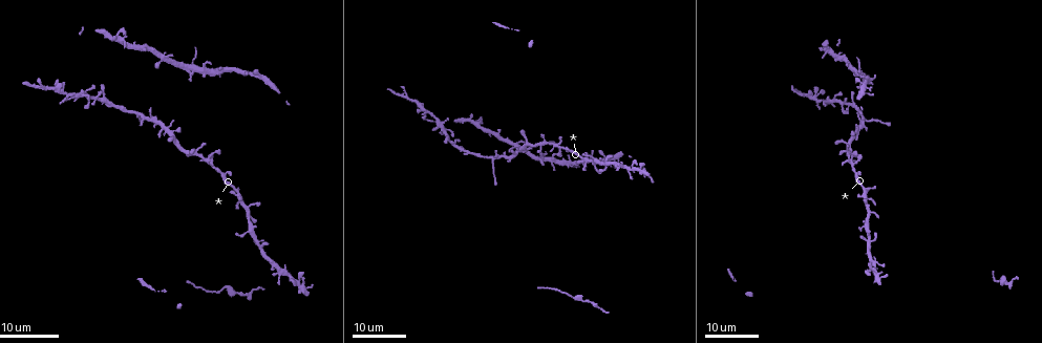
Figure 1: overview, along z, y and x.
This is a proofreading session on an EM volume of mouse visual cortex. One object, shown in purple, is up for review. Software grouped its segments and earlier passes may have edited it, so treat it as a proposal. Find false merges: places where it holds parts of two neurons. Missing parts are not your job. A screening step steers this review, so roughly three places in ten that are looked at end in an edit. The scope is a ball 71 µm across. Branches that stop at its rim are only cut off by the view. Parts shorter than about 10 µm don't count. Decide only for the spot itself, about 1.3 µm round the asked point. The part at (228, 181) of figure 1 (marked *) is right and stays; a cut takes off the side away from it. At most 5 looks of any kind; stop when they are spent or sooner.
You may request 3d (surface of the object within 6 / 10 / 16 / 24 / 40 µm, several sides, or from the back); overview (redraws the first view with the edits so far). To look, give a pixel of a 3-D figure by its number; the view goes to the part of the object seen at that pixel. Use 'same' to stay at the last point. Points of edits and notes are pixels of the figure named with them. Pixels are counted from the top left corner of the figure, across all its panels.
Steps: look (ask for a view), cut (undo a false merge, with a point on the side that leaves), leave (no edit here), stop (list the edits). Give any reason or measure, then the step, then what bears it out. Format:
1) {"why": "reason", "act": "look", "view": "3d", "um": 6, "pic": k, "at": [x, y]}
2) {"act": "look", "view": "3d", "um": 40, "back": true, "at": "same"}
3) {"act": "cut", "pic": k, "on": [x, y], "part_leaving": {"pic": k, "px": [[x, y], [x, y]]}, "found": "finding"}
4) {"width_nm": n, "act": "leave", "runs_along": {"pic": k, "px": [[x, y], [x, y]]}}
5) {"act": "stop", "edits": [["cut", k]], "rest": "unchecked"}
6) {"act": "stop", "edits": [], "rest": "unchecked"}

{"why": "four arms meet", "act": "look", "view": "3d", "um": 16, "pic": 1, "at": [627, 171]}

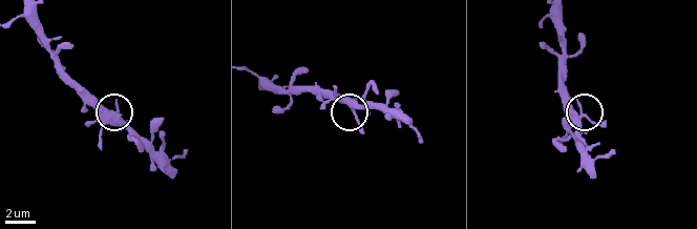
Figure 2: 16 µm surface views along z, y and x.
{"why": "closer look", "act": "look", "view": "3d", "um": 6, "pic": 2, "at": [353, 110]}

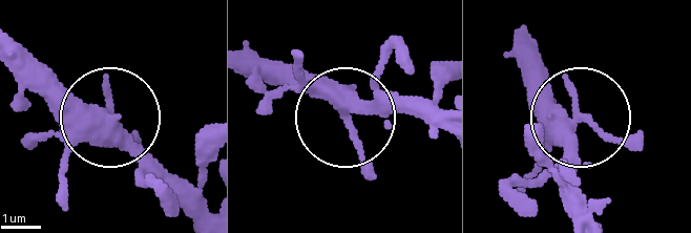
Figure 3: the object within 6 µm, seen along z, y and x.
{"act": "leave", "runs_along": {"pic": 3, "px": [[18, 42], [199, 212]]}, "found": "one neuron here"}

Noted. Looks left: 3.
{"act": "look", "view": "3d", "um": 16, "pic": 1, "at": [865, 224]}

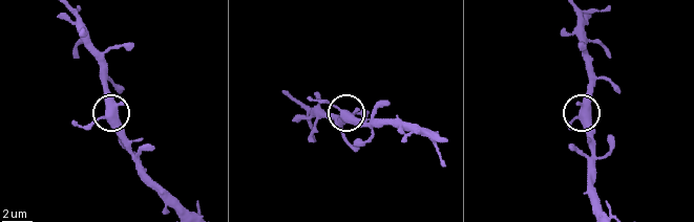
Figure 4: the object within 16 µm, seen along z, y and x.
{"why": "zoom in", "act": "look", "view": "3d", "um": 10, "pic": 4, "at": [579, 115]}

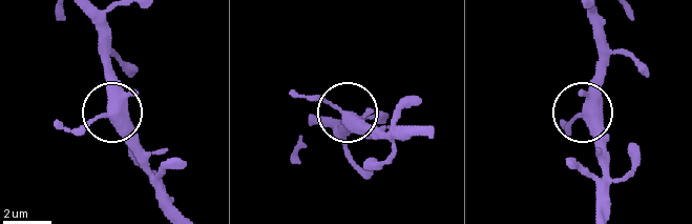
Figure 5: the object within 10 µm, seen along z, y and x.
{"side_arm_um": 37, "act": "leave", "runs_along": {"pic": 5, "px": [[82, 12], [100, 42], [108, 113], [66, 130]]}, "found": "all the same neuron"}

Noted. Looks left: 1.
{"act": "stop", "edits": [], "rest": "unchecked"}

